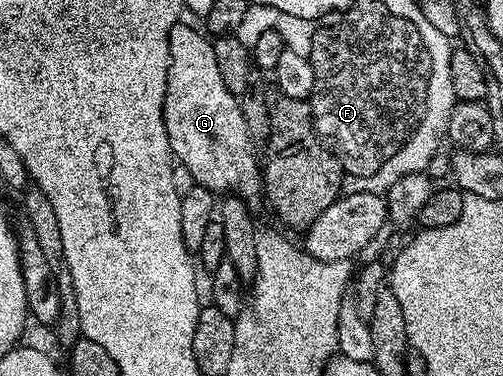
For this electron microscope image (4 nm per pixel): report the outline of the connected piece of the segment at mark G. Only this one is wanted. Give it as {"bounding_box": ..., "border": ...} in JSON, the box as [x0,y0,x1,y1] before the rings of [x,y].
{"bounding_box":[164,25,262,204],"border":[[[174,25],[168,33],[168,79],[164,97],[168,147],[172,149],[175,161],[188,169],[197,187],[205,186],[200,187],[205,191],[224,190],[220,192],[231,192],[249,204],[255,203],[255,198],[259,199],[262,194],[262,166],[258,154],[256,158],[252,151],[254,143],[246,128],[246,120],[242,117],[239,97],[226,88],[226,80],[222,80],[222,72],[218,72],[218,60],[214,60],[212,42],[194,27],[184,25]]]}

